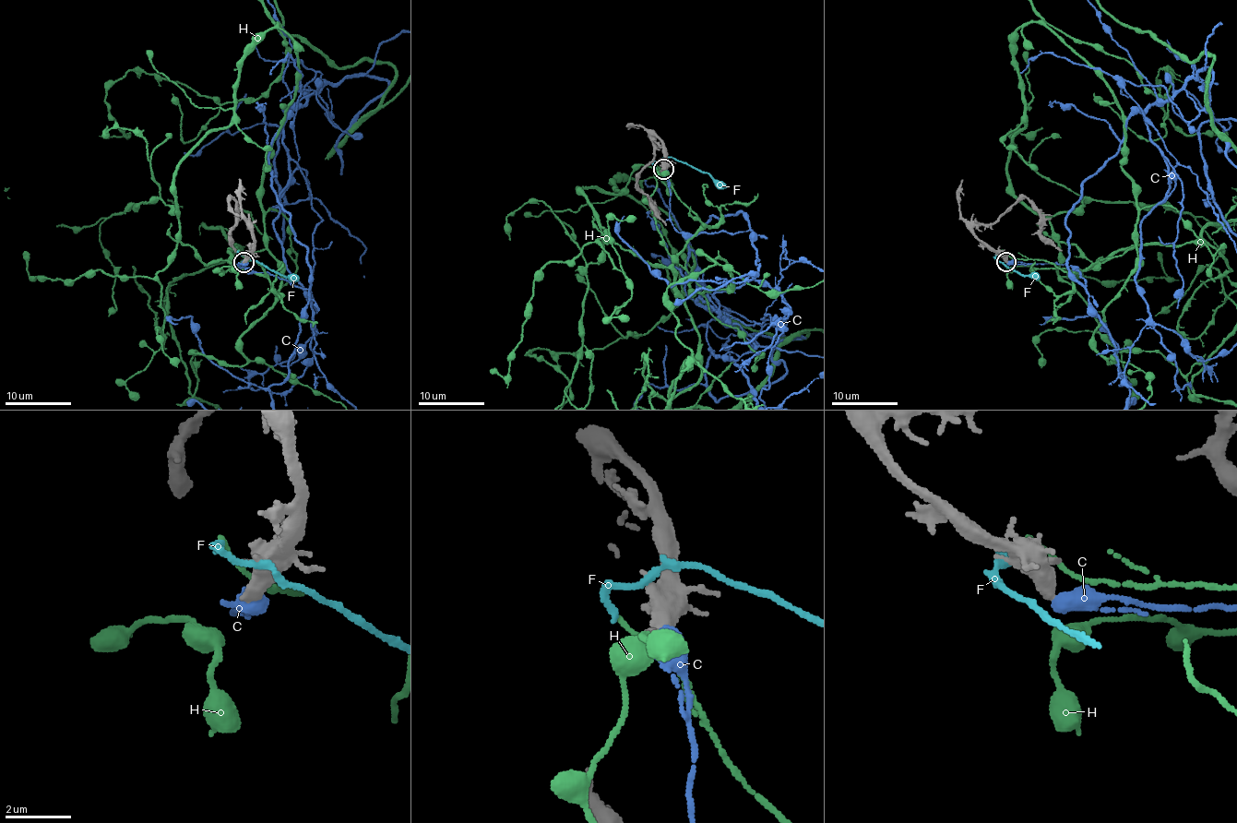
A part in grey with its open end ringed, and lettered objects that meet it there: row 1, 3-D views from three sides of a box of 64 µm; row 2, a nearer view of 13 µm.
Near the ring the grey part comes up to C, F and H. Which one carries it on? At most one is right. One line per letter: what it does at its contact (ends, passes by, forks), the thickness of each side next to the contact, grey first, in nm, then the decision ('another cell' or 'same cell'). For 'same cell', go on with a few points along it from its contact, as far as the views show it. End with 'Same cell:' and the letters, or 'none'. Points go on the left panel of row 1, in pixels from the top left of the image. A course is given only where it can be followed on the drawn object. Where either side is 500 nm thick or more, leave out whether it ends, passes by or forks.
C: 340 nm thick on the grey side, 600 nm on the other; another cell
F: it passes by; 320 nm thick on the grey side, 200 nm on the other; another cell
H: it ends there; 240 nm thick on the grey side, 170 nm on the other; another cell
Same cell: none

